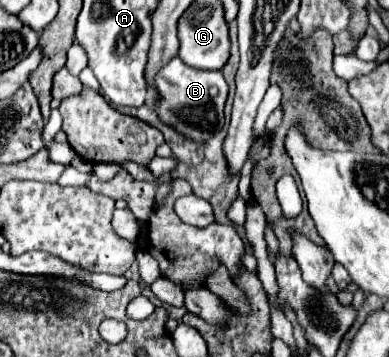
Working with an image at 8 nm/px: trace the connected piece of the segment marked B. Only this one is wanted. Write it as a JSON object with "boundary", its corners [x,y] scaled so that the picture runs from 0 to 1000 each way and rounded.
{"boundary":[[[447,162],[401,213],[401,246],[411,263],[411,280],[401,286],[401,314],[411,336],[468,381],[499,398],[524,398],[571,364],[586,235],[566,196],[504,196],[478,185],[463,162]]]}

